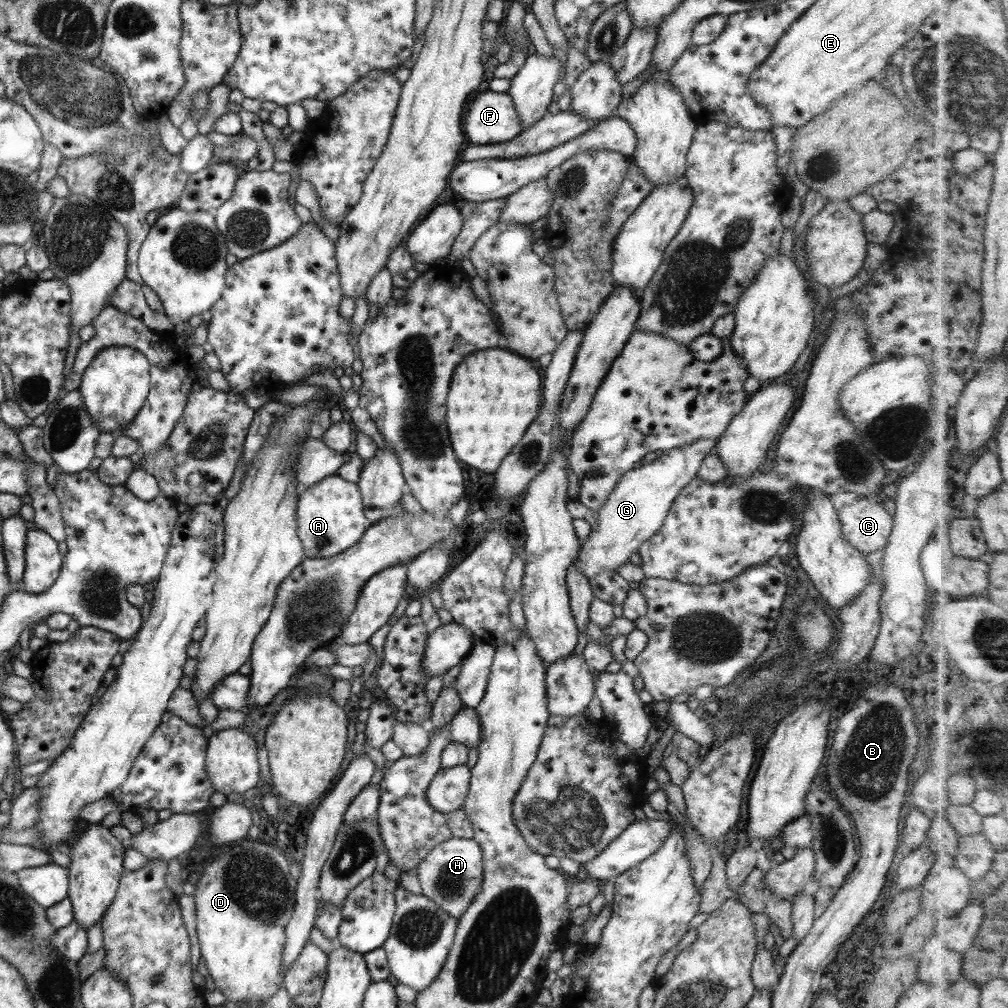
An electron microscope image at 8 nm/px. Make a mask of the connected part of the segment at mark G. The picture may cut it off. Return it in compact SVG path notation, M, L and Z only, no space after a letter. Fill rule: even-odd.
M699 439L671 448L650 464L621 475L607 500L595 512L597 527L591 529L589 537L579 544L579 552L572 563L575 569L583 573L587 580L599 571L617 572L617 567L629 561L629 557L637 553L639 545L661 527L675 496L696 478L703 458L713 454L711 448L715 443L711 439Z

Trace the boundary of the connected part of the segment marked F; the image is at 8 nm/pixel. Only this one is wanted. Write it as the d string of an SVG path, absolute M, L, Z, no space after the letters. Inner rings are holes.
M487 89L471 102L463 116L463 132L469 145L488 145L514 139L520 128L513 103L507 93Z

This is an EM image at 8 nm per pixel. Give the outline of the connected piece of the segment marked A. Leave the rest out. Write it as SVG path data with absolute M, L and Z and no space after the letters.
M326 476L298 496L295 508L297 537L303 545L303 558L329 558L359 542L369 523L363 515L358 486L339 478Z

